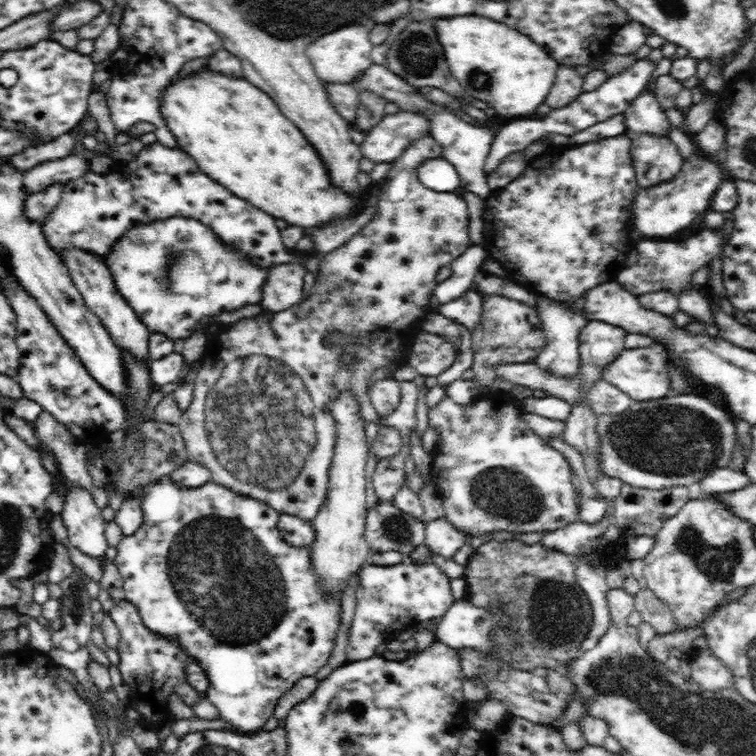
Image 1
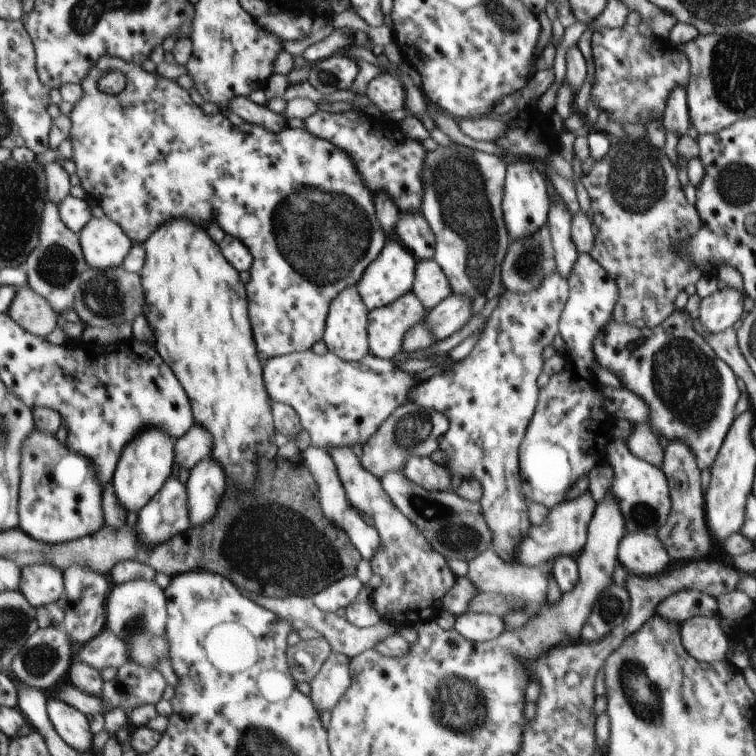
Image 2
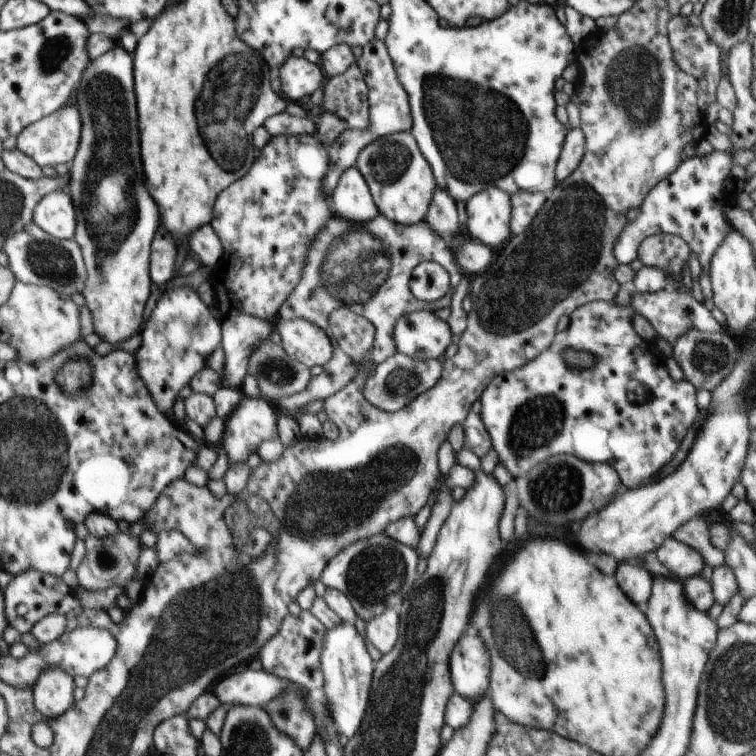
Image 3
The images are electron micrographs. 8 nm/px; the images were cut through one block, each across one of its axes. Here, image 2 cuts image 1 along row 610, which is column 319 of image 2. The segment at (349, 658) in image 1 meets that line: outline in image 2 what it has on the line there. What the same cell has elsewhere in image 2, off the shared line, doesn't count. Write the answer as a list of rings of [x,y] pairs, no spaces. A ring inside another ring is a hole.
[[[306,350],[300,353],[292,353],[288,355],[276,356],[276,358],[270,358],[270,360],[266,360],[263,366],[263,382],[266,384],[266,390],[268,390],[268,394],[270,394],[270,398],[272,400],[276,400],[276,402],[280,402],[281,404],[288,405],[290,408],[294,408],[294,412],[298,414],[298,418],[300,418],[300,424],[302,424],[302,430],[308,432],[311,442],[310,446],[316,446],[316,448],[322,448],[322,450],[326,450],[326,452],[330,452],[330,448],[351,448],[354,444],[361,444],[366,446],[368,440],[378,431],[378,428],[394,413],[396,408],[399,408],[402,404],[408,403],[408,392],[418,384],[419,380],[416,380],[414,376],[410,376],[408,372],[404,372],[404,370],[400,370],[398,366],[396,366],[396,362],[394,360],[382,360],[380,358],[375,357],[371,353],[367,356],[364,356],[362,360],[358,361],[344,361],[335,356],[334,354],[328,352],[327,354],[322,354],[319,356],[318,354],[314,354],[314,352],[310,350]]]

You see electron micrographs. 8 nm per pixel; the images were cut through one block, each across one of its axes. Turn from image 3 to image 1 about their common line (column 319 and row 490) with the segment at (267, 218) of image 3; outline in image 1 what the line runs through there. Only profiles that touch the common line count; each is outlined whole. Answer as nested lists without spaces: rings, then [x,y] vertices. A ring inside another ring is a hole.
[[[170,475],[160,477],[153,483],[146,483],[141,488],[139,499],[143,512],[142,524],[134,534],[125,536],[118,543],[117,555],[112,561],[120,571],[125,600],[136,606],[142,623],[148,630],[176,643],[193,662],[202,667],[209,680],[209,687],[204,694],[216,706],[224,721],[227,721],[236,732],[241,734],[262,731],[266,722],[274,717],[274,709],[279,698],[287,690],[290,690],[296,681],[314,678],[316,672],[328,663],[336,644],[336,634],[340,630],[341,598],[323,592],[321,579],[318,573],[312,569],[314,568],[312,549],[307,546],[296,547],[286,542],[281,530],[278,529],[278,516],[281,514],[264,501],[239,495],[228,487],[212,481],[199,487],[183,487],[174,483],[174,479]]]

